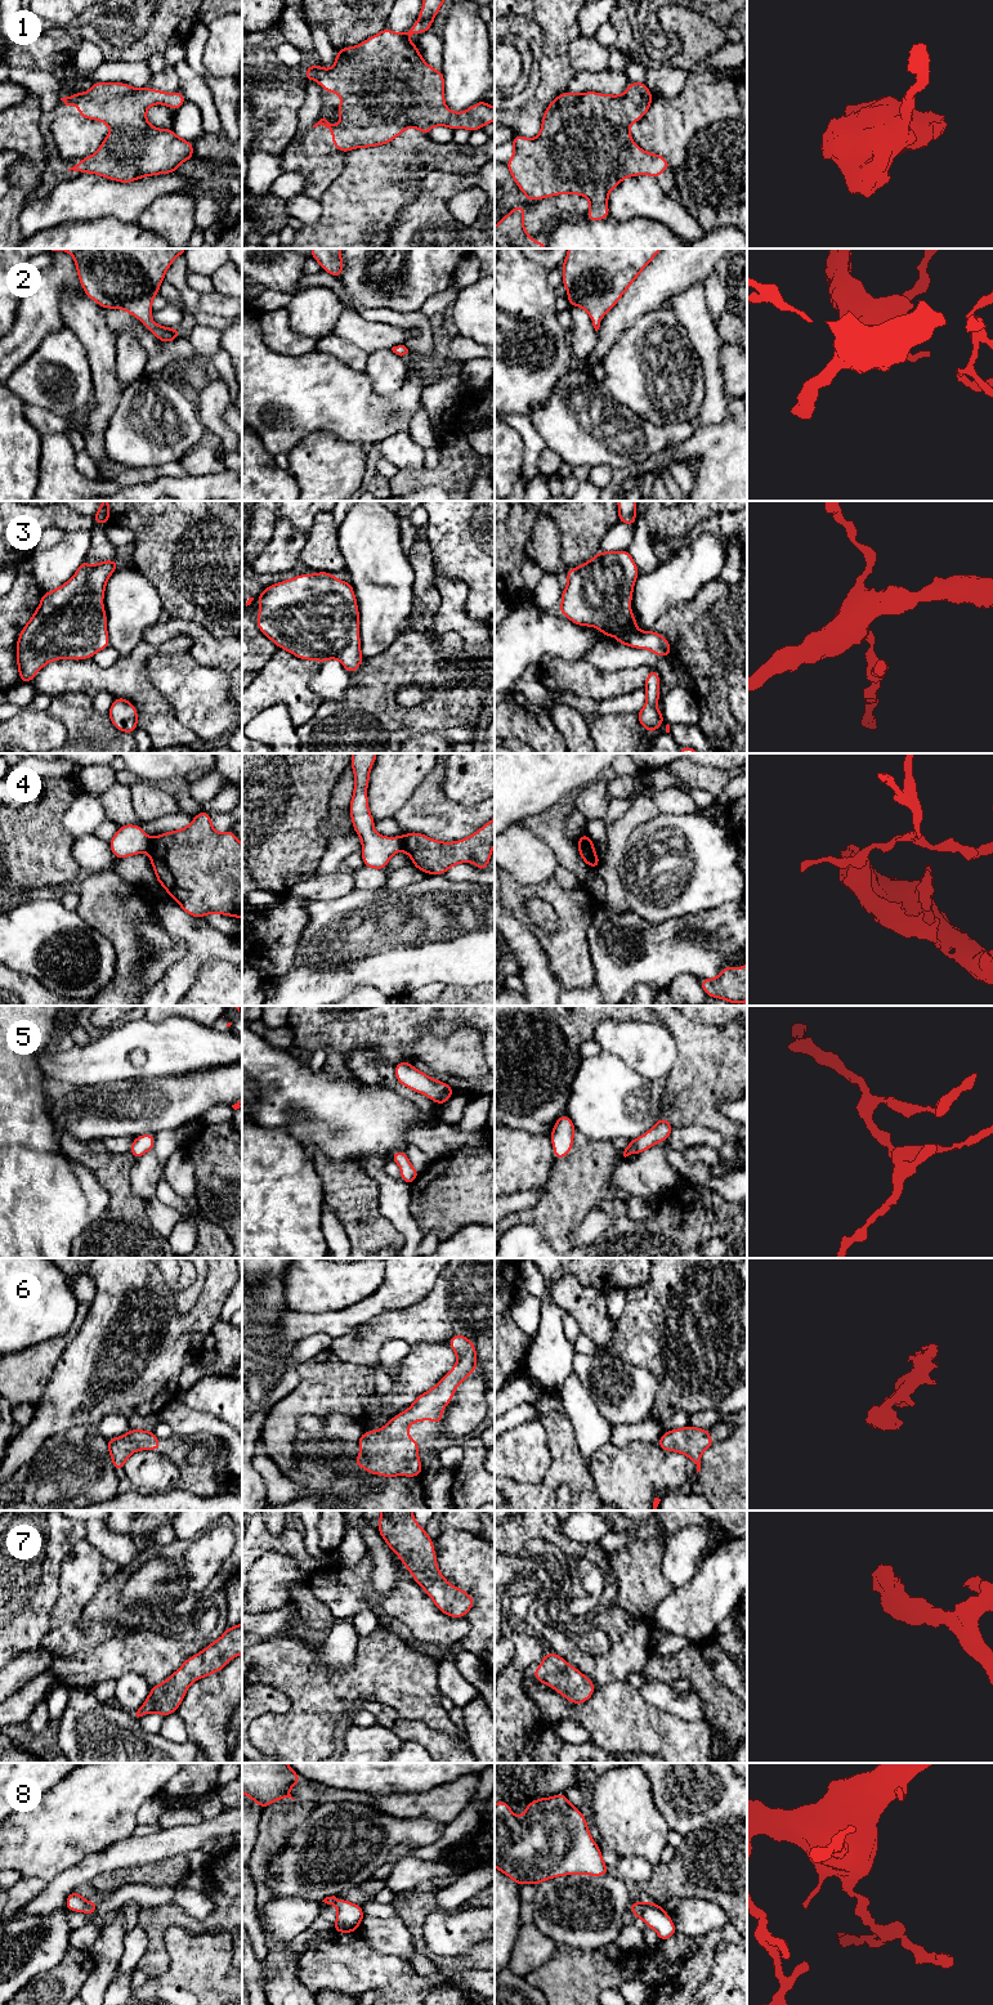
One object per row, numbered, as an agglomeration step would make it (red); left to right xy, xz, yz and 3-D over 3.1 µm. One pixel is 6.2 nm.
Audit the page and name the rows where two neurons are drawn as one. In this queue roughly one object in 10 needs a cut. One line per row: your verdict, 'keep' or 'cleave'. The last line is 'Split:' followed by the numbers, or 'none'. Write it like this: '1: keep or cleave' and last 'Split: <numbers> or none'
1: keep
2: keep
3: keep
4: cleave
5: keep
6: keep
7: keep
8: keep
Split: 4

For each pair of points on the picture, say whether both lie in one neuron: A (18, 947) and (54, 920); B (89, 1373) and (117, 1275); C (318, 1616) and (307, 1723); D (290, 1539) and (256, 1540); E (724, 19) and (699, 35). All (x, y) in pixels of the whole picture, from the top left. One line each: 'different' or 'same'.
A: same
B: same
C: different
D: same
E: different

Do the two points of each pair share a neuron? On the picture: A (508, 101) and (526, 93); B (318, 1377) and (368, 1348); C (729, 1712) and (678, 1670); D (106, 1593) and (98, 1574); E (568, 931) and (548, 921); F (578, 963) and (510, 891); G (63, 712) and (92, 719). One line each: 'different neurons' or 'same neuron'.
A: same neuron
B: different neurons
C: same neuron
D: different neurons
E: different neurons
F: same neuron
G: same neuron

